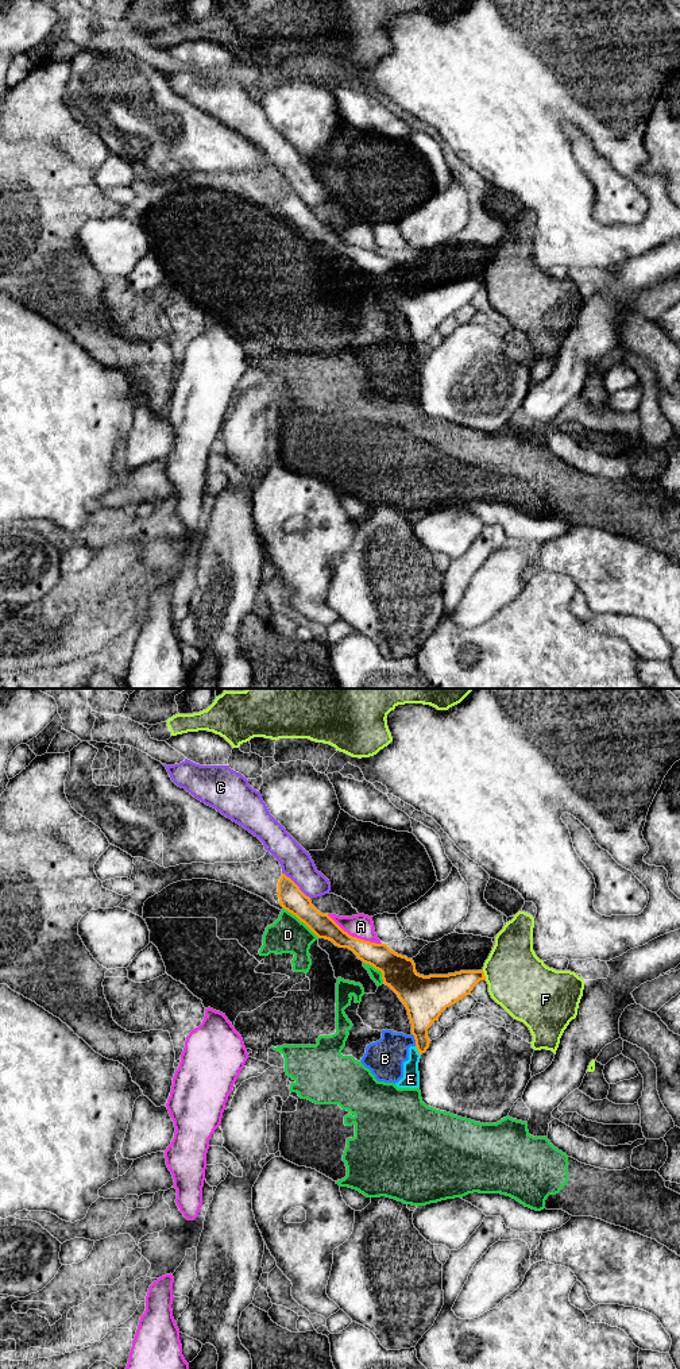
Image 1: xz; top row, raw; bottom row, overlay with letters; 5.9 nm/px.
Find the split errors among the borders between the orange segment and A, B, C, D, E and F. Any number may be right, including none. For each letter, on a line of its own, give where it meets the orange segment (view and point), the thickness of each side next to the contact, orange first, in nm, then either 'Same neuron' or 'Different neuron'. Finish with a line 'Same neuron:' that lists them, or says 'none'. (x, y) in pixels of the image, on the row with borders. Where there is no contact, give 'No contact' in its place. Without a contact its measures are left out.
A: Touches orange at xz (354, 937). Thickness 150 nm (orange) against 140 nm. Different neuron
B: Touches orange at xz (414, 1038). Thickness 260 nm (orange) against 220 nm. Different neuron
C: Touches orange at xz (297, 886). Thickness 150 nm (orange) against 190 nm. Different neuron
D: Touches orange at xz (301, 921). Thickness 150 nm (orange) against 220 nm. Different neuron
E: Touches orange at xz (417, 1049). Thickness 190 nm (orange) against 100 nm. Different neuron
F: Touches orange at xz (483, 975). Thickness 190 nm (orange) against 360 nm. Different neuron
Same neuron: none

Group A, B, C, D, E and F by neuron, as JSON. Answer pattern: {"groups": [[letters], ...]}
{"groups": [["A"], ["B", "D", "E"], ["C"], ["F"]]}

